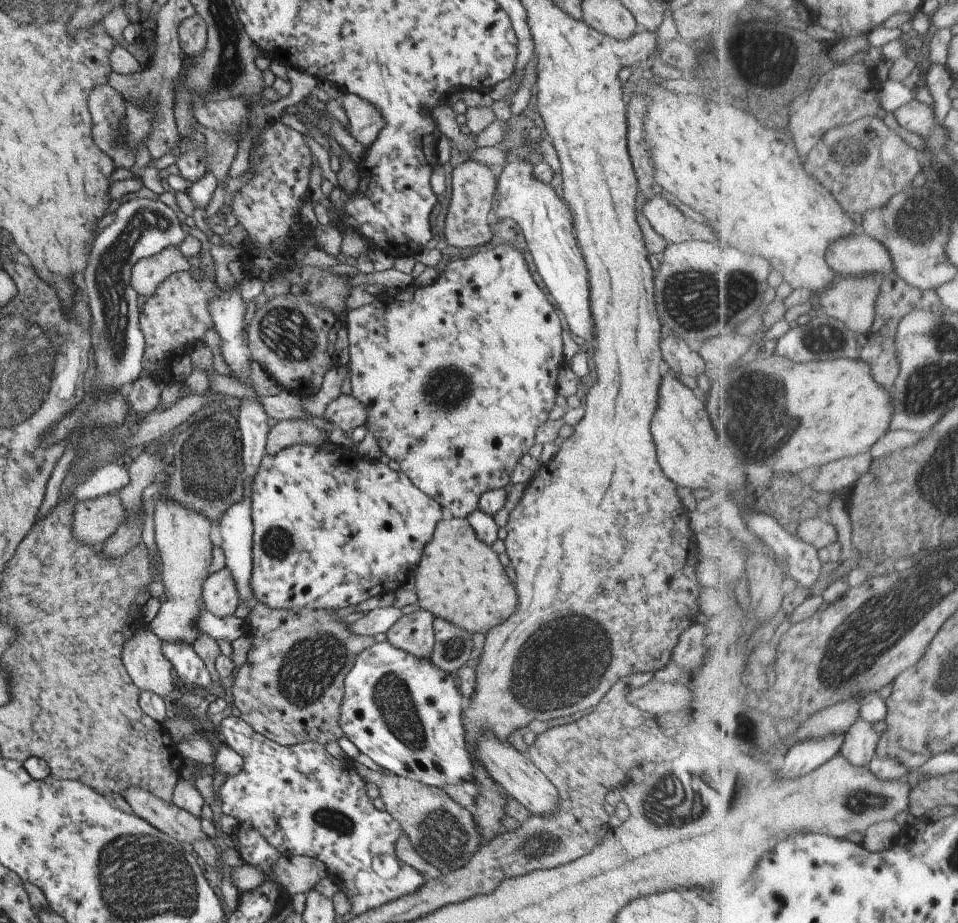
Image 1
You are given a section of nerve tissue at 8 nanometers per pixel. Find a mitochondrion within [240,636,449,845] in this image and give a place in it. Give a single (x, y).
(391, 694)

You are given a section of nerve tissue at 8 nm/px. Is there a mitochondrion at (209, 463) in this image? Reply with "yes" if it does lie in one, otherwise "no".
yes

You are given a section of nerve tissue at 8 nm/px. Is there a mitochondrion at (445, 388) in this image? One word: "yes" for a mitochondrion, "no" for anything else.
yes

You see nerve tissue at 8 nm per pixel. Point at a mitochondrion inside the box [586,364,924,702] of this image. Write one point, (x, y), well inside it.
(763, 404)

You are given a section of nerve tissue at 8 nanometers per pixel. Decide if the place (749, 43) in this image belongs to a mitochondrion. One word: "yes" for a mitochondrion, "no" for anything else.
yes

